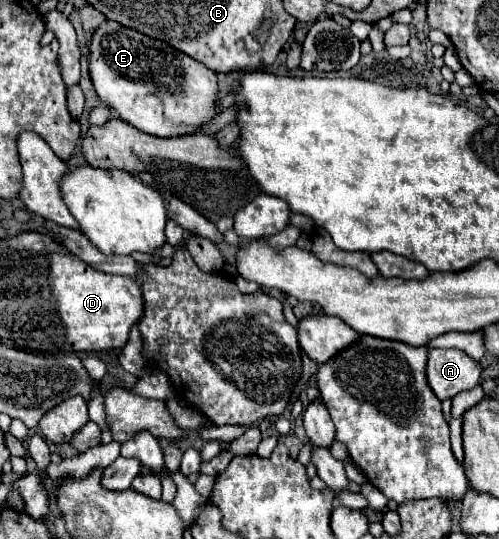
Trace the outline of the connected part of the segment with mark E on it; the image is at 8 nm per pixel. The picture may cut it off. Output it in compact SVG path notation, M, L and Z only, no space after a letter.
M105 21L95 31L91 41L89 71L99 99L105 105L113 107L123 121L135 125L145 133L153 133L155 137L181 137L185 133L195 133L199 131L199 127L207 125L219 113L217 111L219 81L215 71L207 69L199 61L181 53L179 49L173 49L171 45L151 39L135 29L117 25L115 21Z

